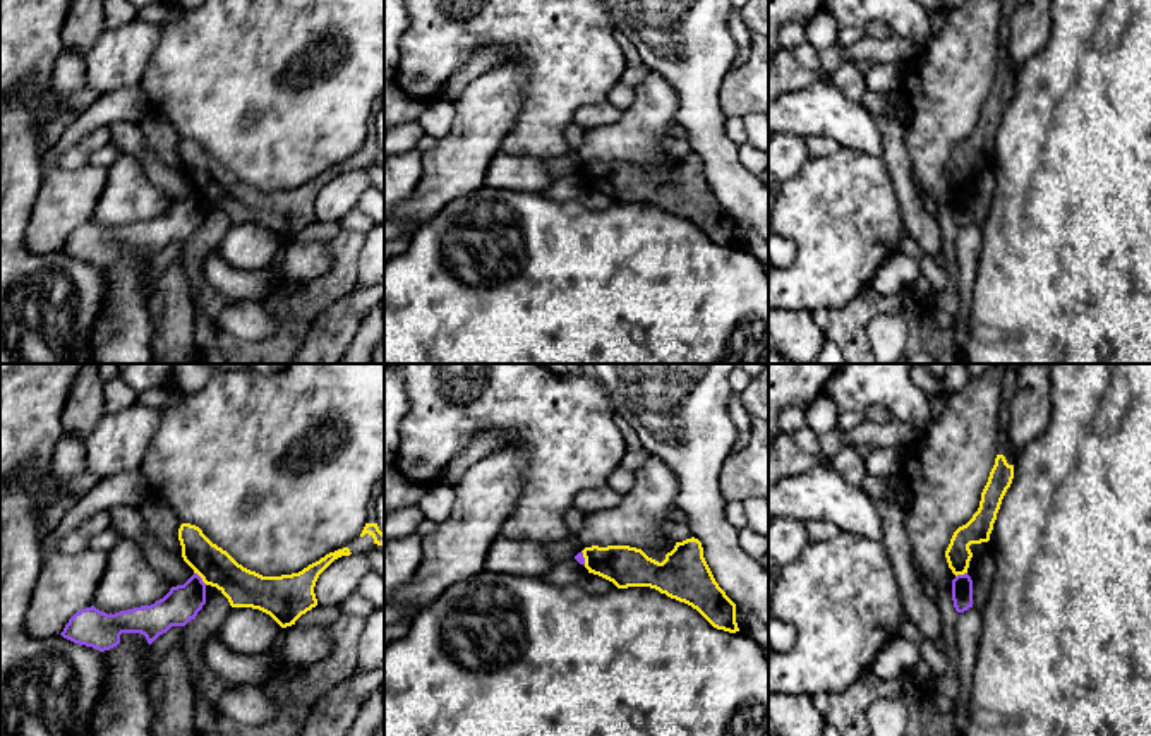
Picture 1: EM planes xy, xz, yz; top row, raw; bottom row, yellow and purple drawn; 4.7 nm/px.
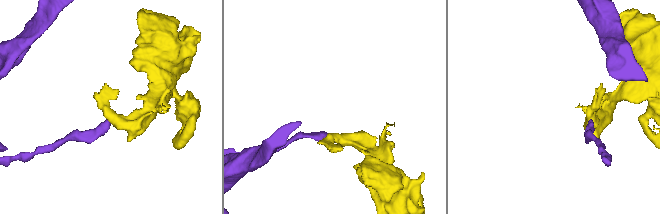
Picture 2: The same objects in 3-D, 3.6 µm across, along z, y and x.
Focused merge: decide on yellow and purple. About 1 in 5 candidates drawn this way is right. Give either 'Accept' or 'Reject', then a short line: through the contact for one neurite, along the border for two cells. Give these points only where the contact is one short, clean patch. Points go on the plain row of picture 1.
Reject. Line: xy (194, 187), (206, 199)

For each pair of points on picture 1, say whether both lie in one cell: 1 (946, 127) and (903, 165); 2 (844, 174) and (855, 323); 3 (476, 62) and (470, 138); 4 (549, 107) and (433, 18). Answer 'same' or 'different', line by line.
1: different
2: different
3: different
4: same

